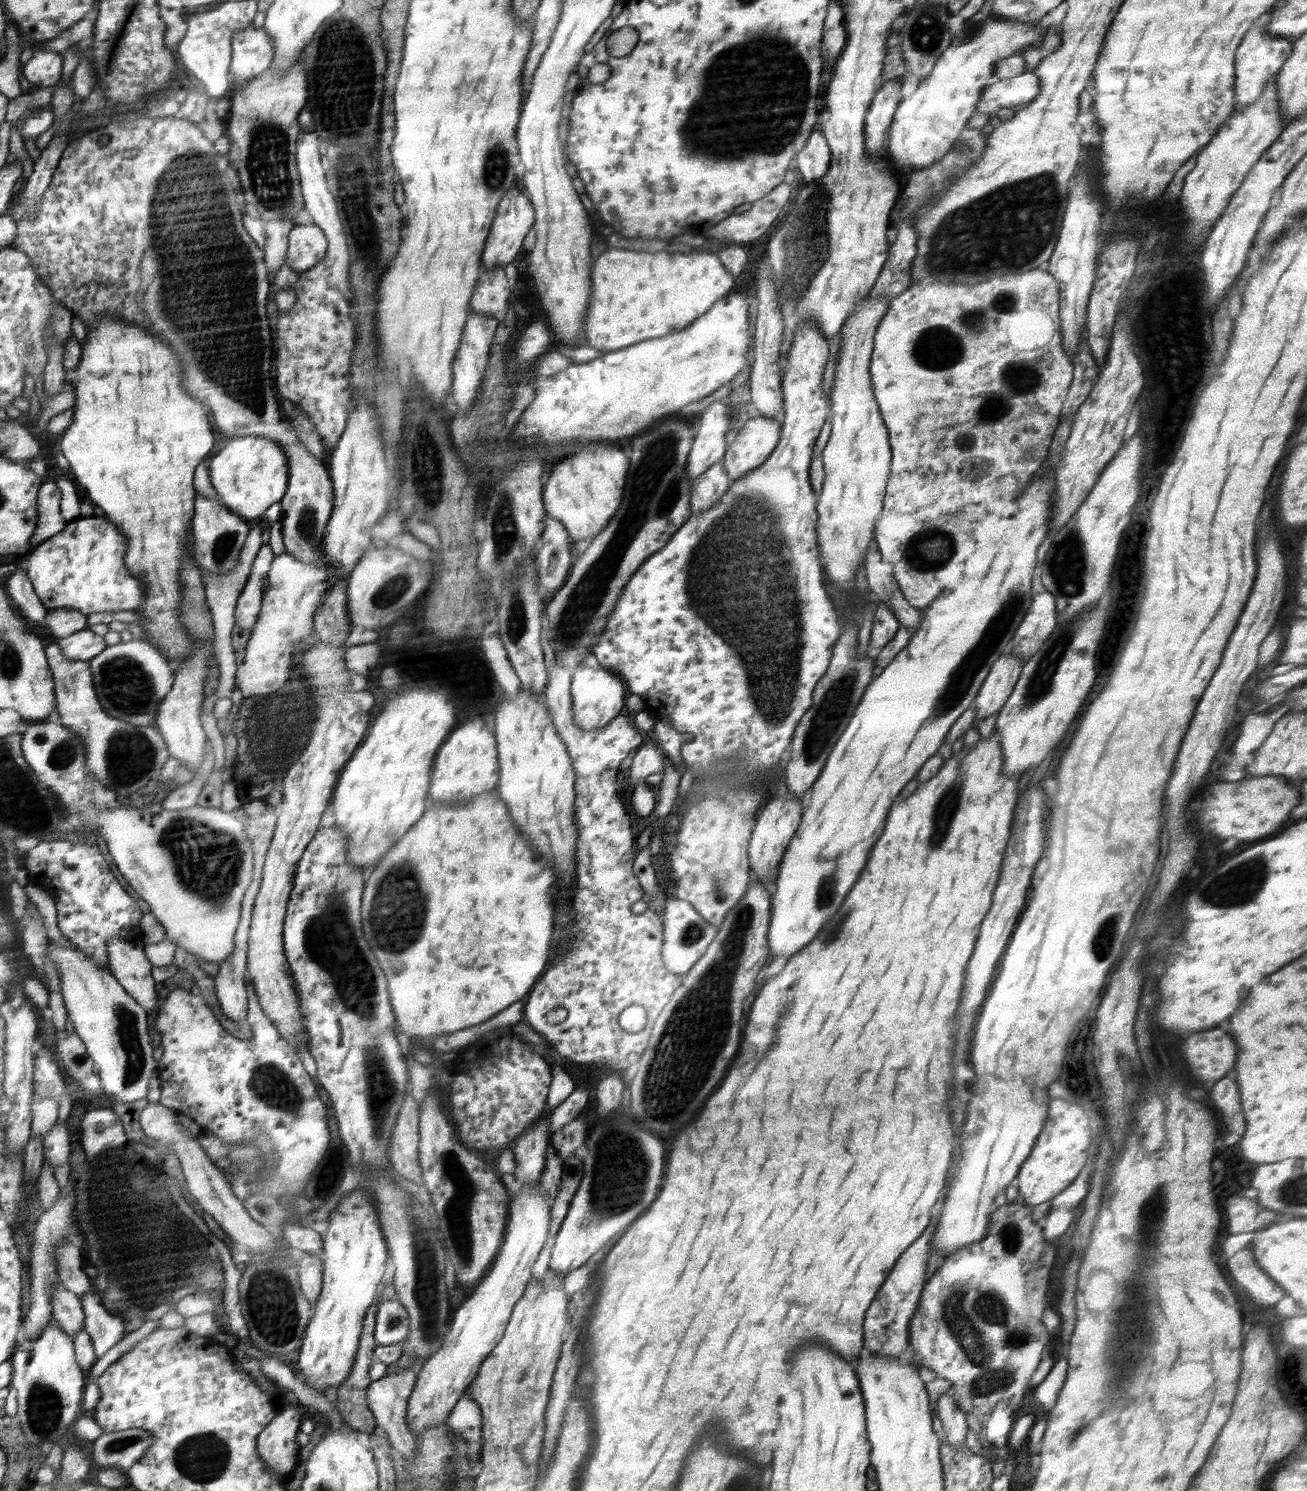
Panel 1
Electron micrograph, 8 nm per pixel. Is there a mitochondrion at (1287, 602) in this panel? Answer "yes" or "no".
no

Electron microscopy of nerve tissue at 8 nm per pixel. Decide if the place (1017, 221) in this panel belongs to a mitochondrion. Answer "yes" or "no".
yes

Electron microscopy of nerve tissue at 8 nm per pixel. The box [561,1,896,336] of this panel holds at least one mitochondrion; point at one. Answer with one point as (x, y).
(755, 74)

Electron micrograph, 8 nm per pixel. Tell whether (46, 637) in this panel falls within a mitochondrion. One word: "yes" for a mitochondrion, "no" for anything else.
no

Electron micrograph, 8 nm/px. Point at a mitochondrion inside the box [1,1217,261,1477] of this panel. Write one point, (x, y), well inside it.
(43, 1403)

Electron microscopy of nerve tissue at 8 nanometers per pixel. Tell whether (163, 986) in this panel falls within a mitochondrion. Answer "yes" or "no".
no

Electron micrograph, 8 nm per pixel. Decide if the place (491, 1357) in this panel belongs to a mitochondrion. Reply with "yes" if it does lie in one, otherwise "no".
no

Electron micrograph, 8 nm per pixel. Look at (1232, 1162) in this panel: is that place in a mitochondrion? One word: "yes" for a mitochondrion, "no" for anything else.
no

